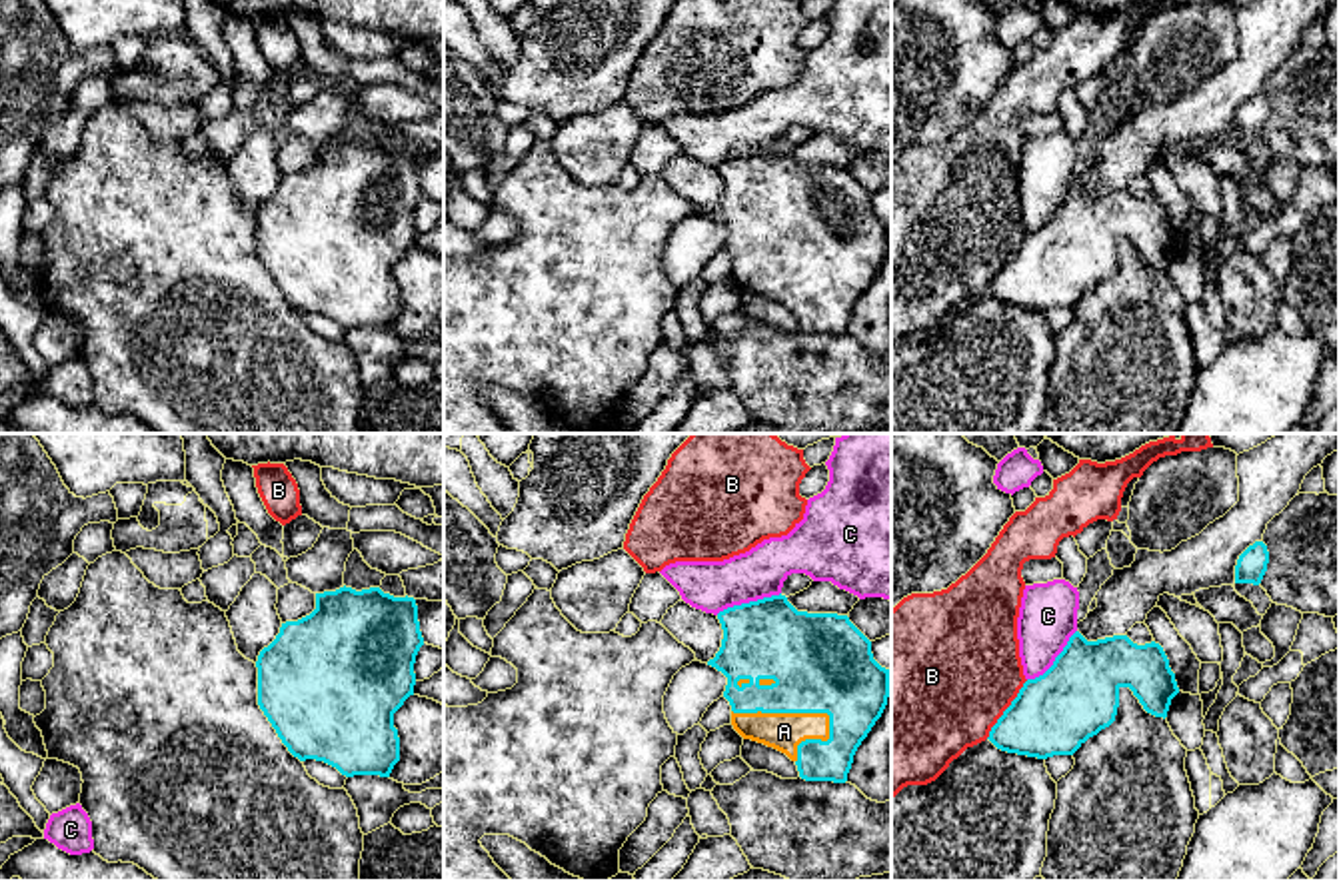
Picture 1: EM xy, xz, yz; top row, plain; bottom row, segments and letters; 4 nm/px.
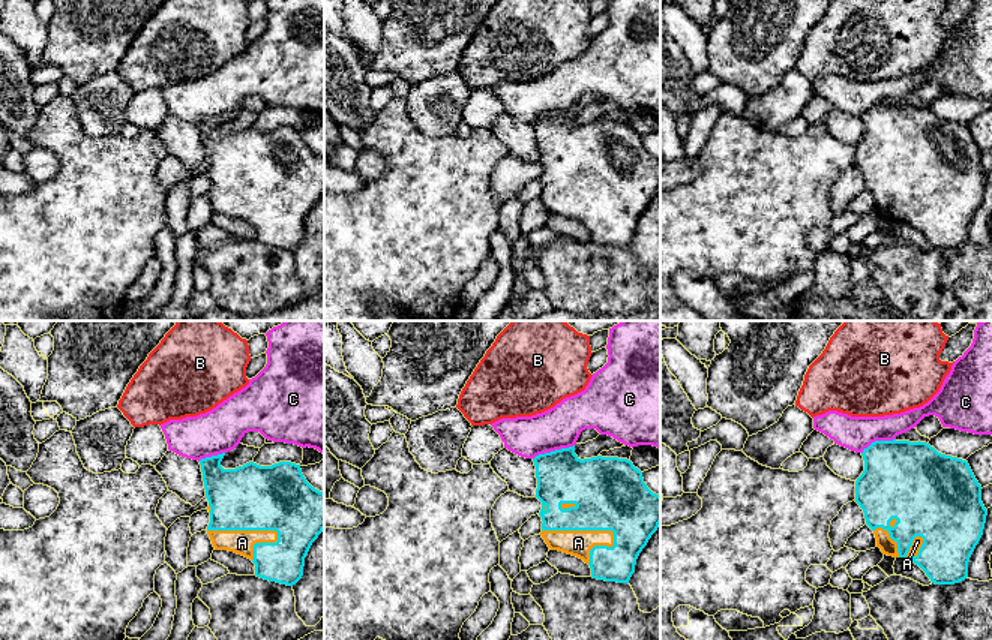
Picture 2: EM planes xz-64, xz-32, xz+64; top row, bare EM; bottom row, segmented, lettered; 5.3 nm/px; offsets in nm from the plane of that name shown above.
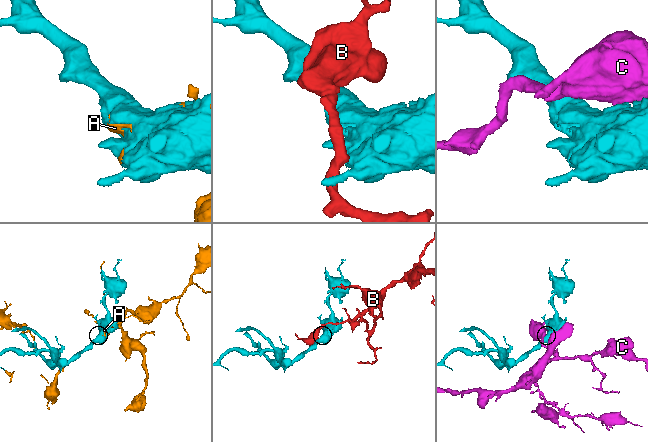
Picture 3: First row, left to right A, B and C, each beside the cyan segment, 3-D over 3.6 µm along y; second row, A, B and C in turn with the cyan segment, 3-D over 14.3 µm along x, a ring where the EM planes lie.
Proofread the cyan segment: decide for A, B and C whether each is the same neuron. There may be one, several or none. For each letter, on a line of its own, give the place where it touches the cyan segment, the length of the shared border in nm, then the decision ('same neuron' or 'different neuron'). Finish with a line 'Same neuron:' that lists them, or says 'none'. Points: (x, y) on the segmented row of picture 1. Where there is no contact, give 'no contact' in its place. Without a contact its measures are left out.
A: xz (792, 712) | 420 nm | same neuron
B: yz (1006, 710) | 300 nm | different neuron
C: xz (750, 602) | 280 nm | different neuron
Same neuron: A

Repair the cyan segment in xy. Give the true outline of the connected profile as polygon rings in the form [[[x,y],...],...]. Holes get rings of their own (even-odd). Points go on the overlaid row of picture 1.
[[[346,585],[316,593],[316,609],[282,623],[276,639],[260,651],[258,705],[300,761],[324,761],[346,777],[390,777],[400,761],[394,713],[414,695],[414,663],[422,645],[414,597]]]

